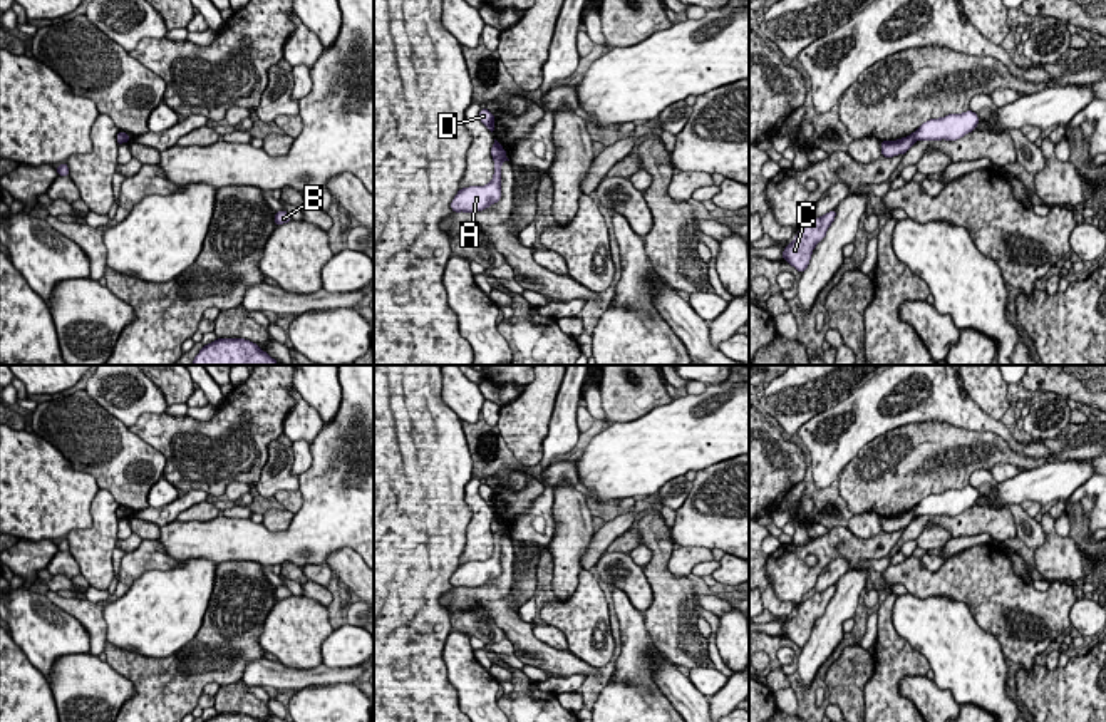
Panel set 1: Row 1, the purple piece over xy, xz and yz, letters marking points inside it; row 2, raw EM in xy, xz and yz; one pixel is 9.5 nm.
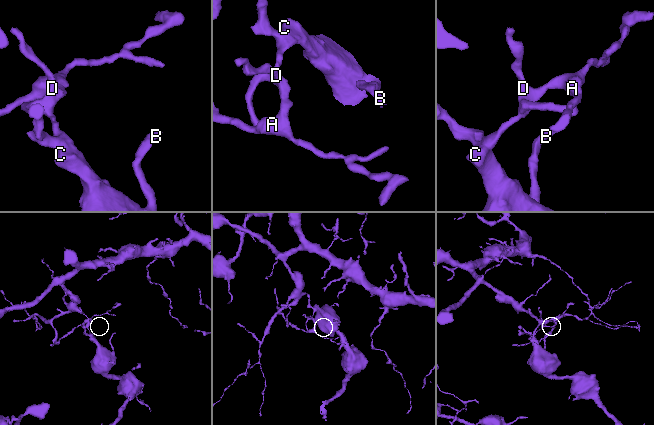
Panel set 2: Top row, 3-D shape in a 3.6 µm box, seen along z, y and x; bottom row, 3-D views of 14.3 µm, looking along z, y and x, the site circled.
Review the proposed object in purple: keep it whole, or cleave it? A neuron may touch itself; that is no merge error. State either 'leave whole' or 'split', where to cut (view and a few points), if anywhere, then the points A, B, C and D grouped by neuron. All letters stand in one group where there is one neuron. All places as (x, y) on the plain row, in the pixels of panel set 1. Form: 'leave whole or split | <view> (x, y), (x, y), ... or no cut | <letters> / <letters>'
split | xz (505, 530), (495, 533) | A / B C D

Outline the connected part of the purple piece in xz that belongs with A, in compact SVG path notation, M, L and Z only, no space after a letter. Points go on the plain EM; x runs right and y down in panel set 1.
M506 531L494 533L494 549L486 561L469 561L457 566L456 573L451 576L451 585L454 588L476 588L489 583L493 578L501 575L501 539L509 536Z

